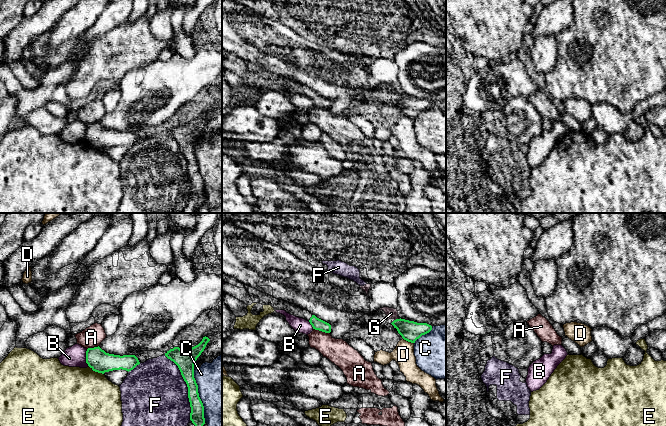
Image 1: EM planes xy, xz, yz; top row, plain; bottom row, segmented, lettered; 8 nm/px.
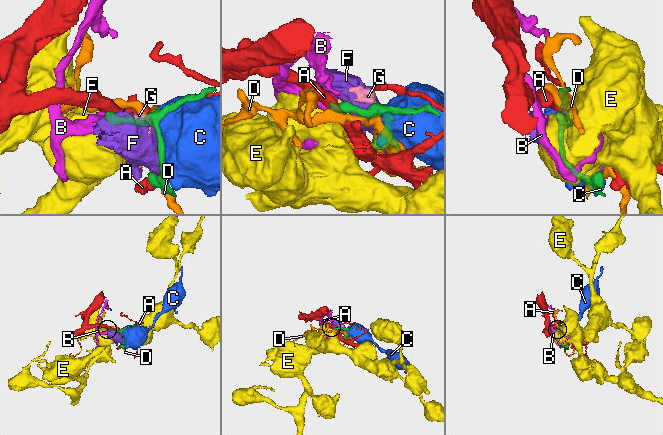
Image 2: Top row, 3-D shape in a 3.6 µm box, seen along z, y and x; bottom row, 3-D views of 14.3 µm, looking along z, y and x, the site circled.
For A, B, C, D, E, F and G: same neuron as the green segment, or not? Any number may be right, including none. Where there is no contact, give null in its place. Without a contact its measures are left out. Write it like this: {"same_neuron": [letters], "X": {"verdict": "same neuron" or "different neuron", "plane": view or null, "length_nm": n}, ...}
{"same_neuron": [], "A": {"verdict": "different neuron", "plane": "xz", "length_nm": 140}, "B": {"verdict": "different neuron", "plane": "xy", "length_nm": 150}, "C": {"verdict": "different neuron", "plane": "xy", "length_nm": 420}, "D": {"verdict": "different neuron", "plane": "xz", "length_nm": 100}, "E": {"verdict": "different neuron", "plane": "xy", "length_nm": 140}, "F": {"verdict": "different neuron", "plane": "xy", "length_nm": 550}, "G": {"verdict": "different neuron", "plane": "xz", "length_nm": 30}}

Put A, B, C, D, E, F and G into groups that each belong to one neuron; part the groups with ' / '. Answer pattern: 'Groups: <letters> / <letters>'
Groups: A / B / C / D / E / F G

